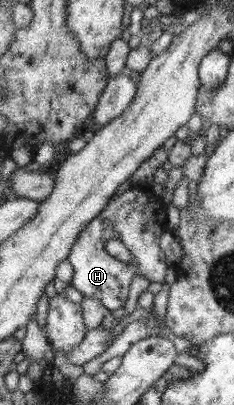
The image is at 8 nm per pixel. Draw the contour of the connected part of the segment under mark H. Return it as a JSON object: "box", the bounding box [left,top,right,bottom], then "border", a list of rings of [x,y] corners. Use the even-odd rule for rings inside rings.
{"box":[67,183,169,312],"border":[[[135,183],[119,197],[111,197],[107,207],[95,217],[75,241],[67,260],[74,268],[70,285],[84,297],[98,299],[110,312],[124,307],[133,277],[121,277],[121,261],[109,255],[105,245],[110,239],[121,240],[131,252],[135,263],[127,263],[127,275],[144,276],[149,282],[165,283],[169,265],[159,247],[161,235],[166,231],[167,209],[161,197],[156,196],[149,184]]]}

